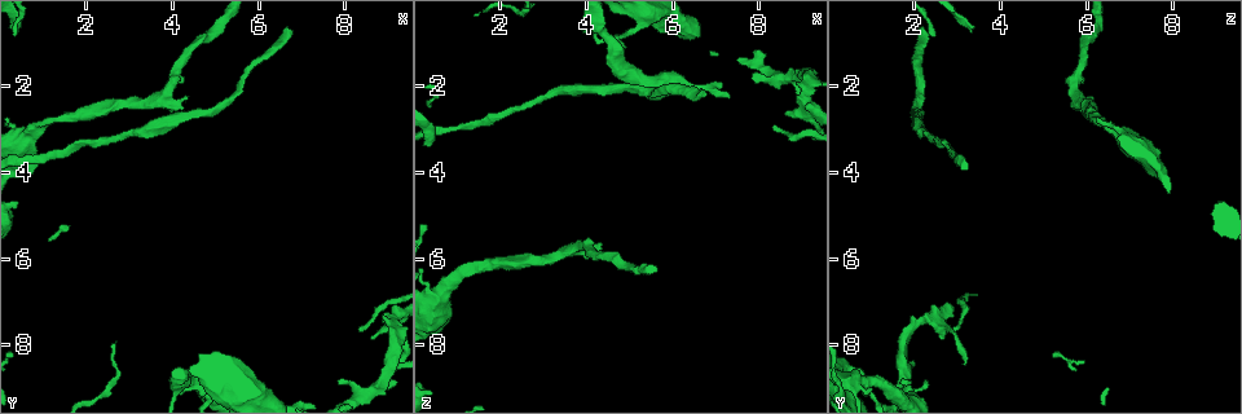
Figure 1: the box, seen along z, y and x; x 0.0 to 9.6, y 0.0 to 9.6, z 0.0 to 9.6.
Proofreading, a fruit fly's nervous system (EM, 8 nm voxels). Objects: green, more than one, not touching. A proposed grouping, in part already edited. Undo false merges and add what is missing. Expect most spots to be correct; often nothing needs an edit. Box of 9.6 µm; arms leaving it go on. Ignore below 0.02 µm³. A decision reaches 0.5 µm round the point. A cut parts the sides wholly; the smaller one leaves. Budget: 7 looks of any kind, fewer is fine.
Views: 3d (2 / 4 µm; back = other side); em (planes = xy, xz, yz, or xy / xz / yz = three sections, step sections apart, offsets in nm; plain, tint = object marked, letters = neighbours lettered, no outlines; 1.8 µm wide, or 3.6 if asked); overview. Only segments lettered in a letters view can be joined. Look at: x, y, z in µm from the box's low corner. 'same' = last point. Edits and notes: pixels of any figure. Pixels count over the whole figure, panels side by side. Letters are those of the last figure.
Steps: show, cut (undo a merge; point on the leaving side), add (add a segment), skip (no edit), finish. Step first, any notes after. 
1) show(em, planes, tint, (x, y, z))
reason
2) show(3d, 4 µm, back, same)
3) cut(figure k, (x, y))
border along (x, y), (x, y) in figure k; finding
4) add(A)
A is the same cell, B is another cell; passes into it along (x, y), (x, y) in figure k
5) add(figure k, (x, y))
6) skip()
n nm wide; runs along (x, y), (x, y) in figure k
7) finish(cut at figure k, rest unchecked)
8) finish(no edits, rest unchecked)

show(em, planes, letters, (4.25, 2.40, 5.65))
branch stops here

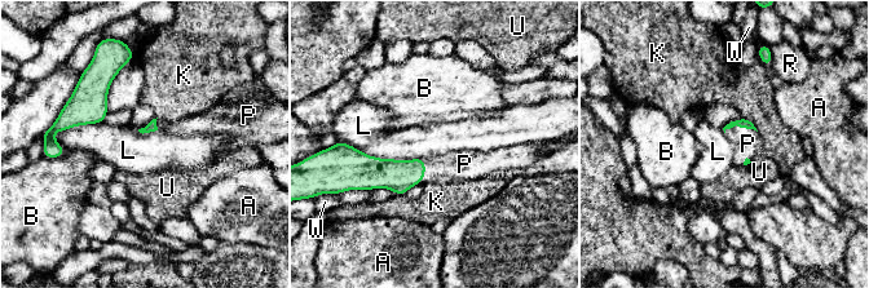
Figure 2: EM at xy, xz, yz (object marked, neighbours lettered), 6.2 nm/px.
add(P)
P is the same cell, A, B, K, L, R, U and W are other cells; it goes on there

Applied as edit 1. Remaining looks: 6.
show(overview)
redraw

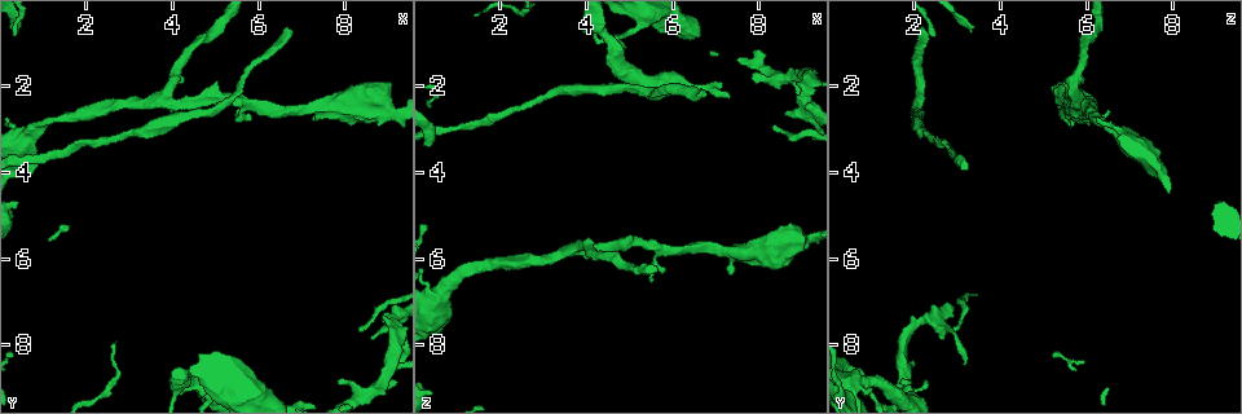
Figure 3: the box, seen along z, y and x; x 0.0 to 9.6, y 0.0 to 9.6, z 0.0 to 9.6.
show(3d, 2 µm, (8.65, 7.80, 2.65))
free end

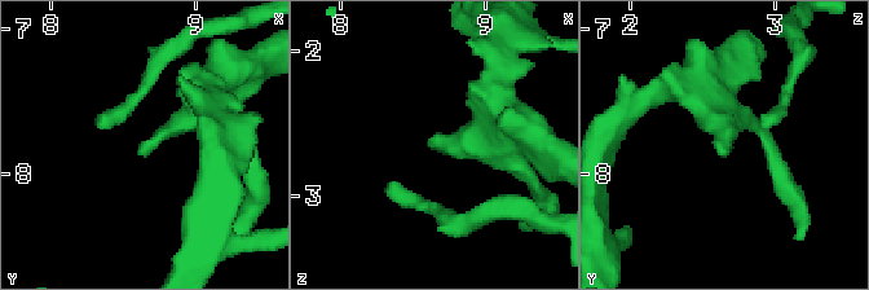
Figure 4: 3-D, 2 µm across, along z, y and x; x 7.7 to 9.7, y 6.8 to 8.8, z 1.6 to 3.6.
show(em, planes, tint, (8.64, 7.84, 2.66))
now the EM

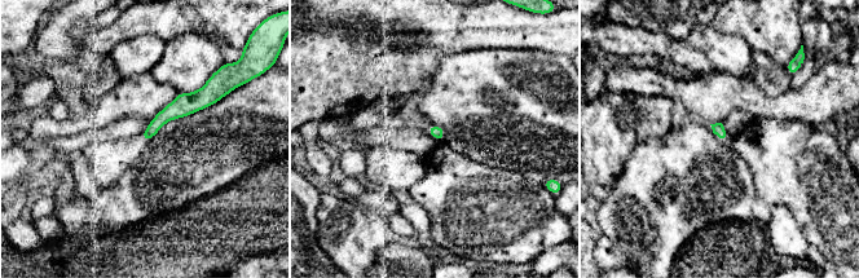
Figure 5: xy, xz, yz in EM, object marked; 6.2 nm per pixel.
show(em, planes, letters, same)

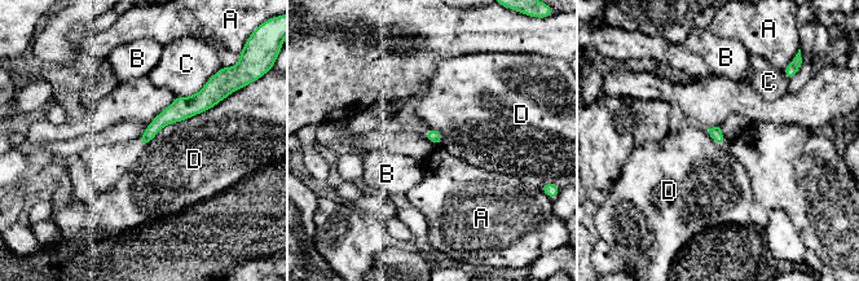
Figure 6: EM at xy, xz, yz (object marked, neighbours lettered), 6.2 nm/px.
skip()
D touches over 550 nm; A, B, C and D are other cells; border along (223, 99), (166, 124), (145, 146) in figure 6; none of them fits

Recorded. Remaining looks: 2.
show(3d, 4 µm, (6.75, 0.65, 2.10))
long arm stops here

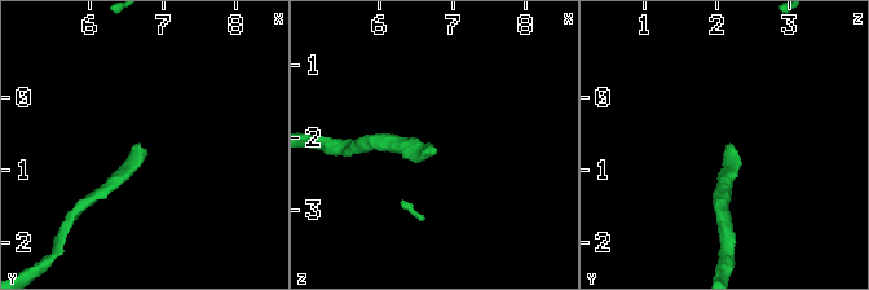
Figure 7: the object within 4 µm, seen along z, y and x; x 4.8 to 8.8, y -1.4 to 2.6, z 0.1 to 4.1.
show(em, 3.6 µm, planes, letters, (6.70, 0.65, 2.15))
shape alone is not enough

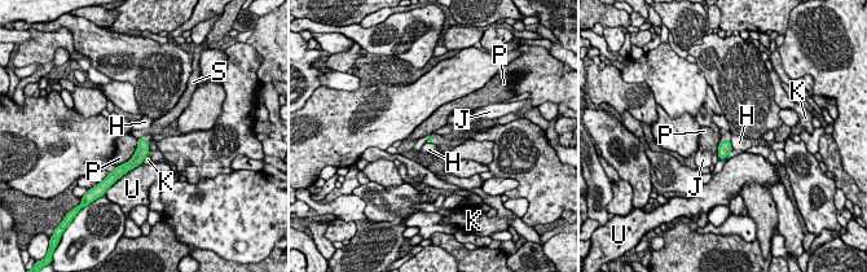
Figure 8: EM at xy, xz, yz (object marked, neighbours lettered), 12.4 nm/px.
add(S)
S is the same cell, H, J, K, P and U are other cells; passes into it along (142, 149), (144, 140), (158, 126) in figure 8; it goes on there

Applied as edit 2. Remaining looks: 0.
finish(add at figure 2, add at figure 8, rest unchecked)

